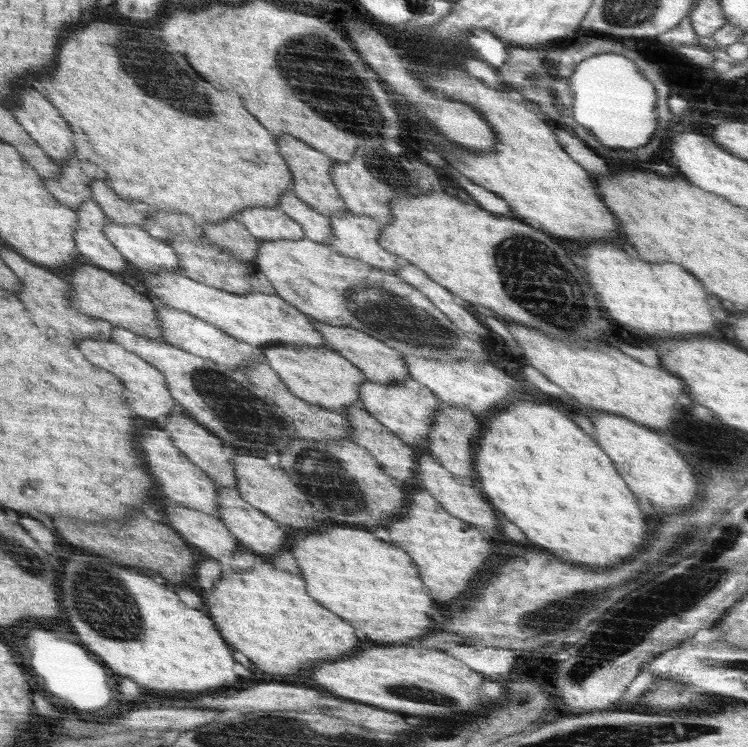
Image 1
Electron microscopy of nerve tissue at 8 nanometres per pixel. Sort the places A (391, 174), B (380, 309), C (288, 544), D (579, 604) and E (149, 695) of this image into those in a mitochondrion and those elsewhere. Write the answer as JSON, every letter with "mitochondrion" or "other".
{"A":"mitochondrion","B":"mitochondrion","C":"other","D":"mitochondrion","E":"other"}

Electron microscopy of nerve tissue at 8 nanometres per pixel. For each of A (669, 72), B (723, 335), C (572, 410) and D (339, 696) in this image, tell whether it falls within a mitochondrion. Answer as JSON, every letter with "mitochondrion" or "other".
{"A":"other","B":"other","C":"other","D":"other"}

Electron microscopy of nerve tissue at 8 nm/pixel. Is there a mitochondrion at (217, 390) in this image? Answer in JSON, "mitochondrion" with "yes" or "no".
{"mitochondrion":"yes"}

